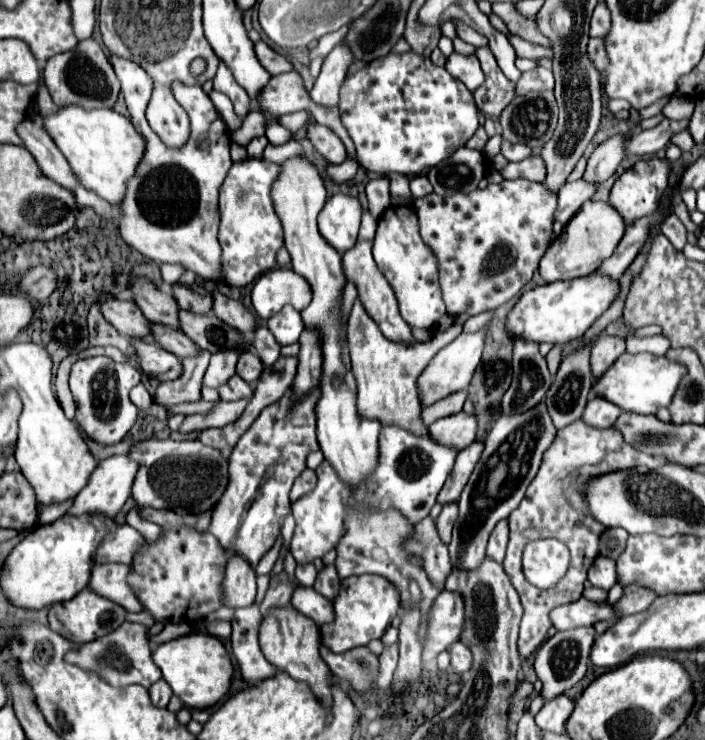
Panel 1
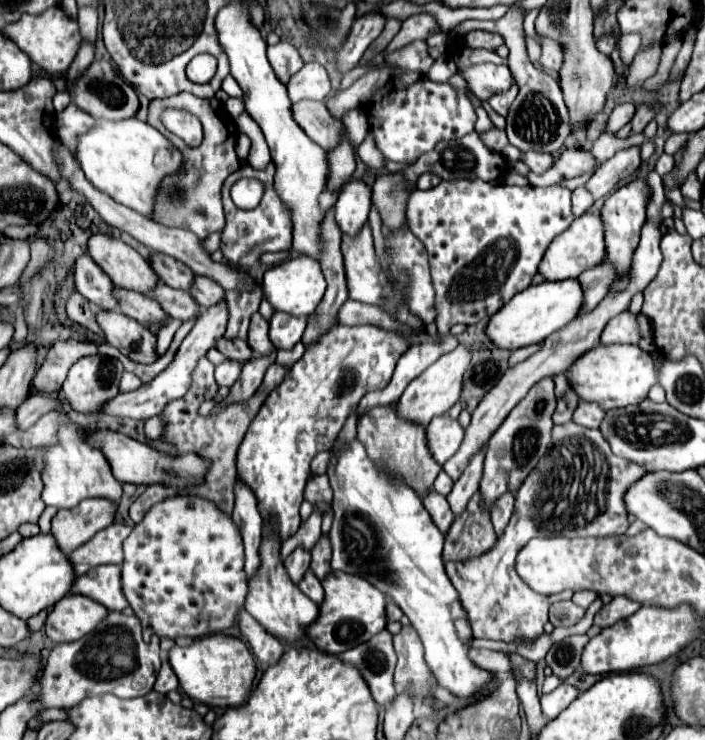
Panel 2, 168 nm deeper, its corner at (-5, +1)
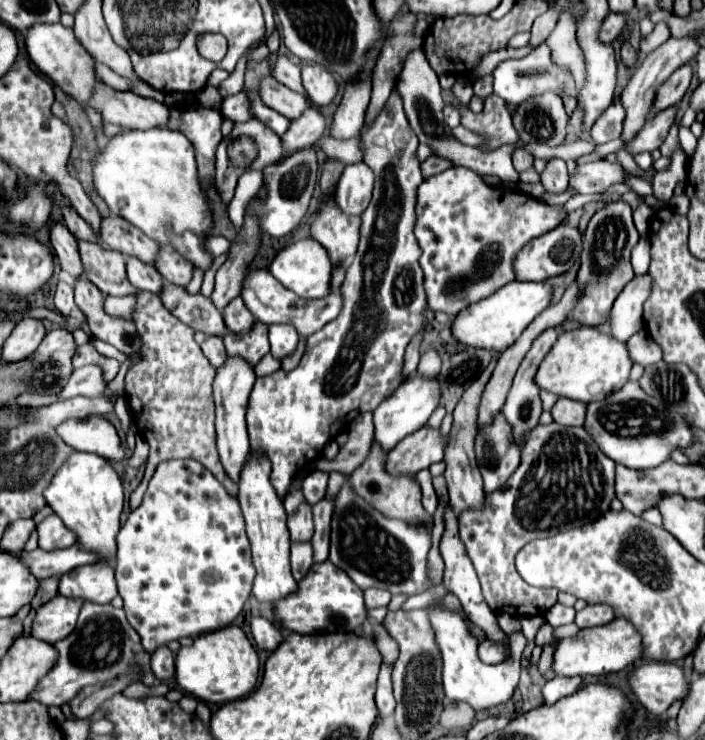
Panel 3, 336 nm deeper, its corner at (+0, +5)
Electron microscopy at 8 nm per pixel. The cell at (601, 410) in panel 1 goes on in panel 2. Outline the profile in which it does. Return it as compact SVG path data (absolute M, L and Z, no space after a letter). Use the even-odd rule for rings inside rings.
M581 401L577 405L577 411L573 413L573 421L577 425L593 427L593 429L599 427L599 423L603 421L603 417L605 417L605 411L597 403L587 403L587 401Z

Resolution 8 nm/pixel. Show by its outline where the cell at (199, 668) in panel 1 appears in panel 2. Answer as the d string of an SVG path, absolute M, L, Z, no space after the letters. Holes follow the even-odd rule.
M225 633L199 637L189 647L175 645L169 651L169 663L179 679L179 687L191 699L209 707L239 707L245 703L257 675L257 663L247 645L241 639Z

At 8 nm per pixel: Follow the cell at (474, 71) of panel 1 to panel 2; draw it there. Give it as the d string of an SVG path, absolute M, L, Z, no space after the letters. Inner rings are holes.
M493 63L471 65L461 69L459 75L467 79L469 91L477 95L477 99L489 99L501 91L507 91L513 83L507 65L493 65Z

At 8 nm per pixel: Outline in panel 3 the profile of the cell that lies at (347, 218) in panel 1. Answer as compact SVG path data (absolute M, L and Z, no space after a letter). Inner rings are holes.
M364 163L346 165L340 183L336 185L336 205L348 215L362 215L370 203L374 175Z

